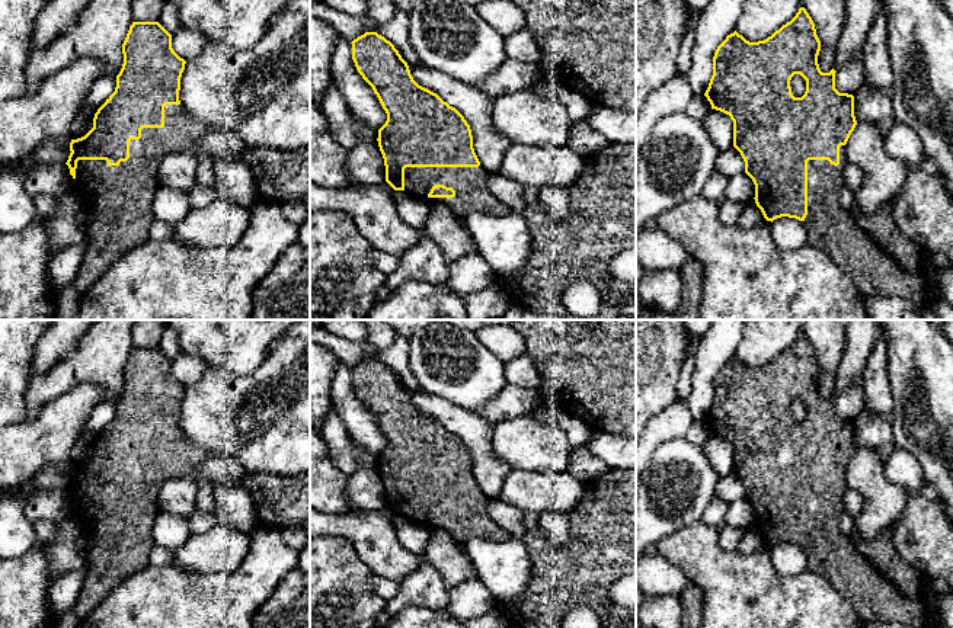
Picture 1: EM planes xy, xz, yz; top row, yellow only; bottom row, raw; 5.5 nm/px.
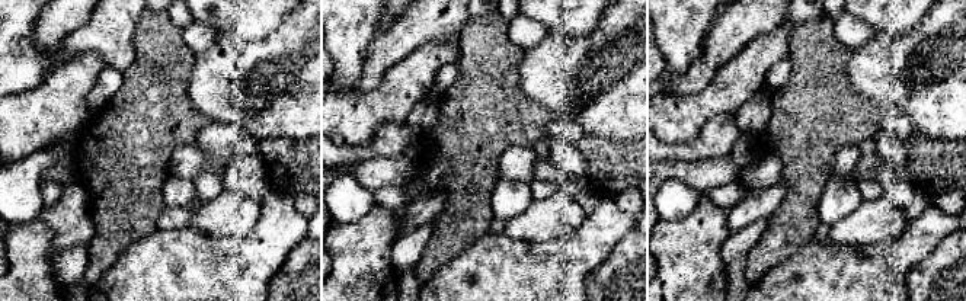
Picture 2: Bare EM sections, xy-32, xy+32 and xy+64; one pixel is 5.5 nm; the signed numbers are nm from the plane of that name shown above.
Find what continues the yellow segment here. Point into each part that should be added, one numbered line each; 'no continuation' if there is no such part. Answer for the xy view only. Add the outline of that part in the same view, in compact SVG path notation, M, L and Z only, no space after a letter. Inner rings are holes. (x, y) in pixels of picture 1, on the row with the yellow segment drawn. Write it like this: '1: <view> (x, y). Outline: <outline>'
1: xy (120, 198). Outline: M182 105L164 106L163 128L143 128L140 140L129 141L129 158L118 166L106 160L79 160L74 193L81 198L81 206L89 212L84 230L86 250L73 283L83 295L90 286L127 251L145 243L154 221L153 201L159 182L159 167L163 158L173 153L195 154L196 142L212 128L192 118Z

